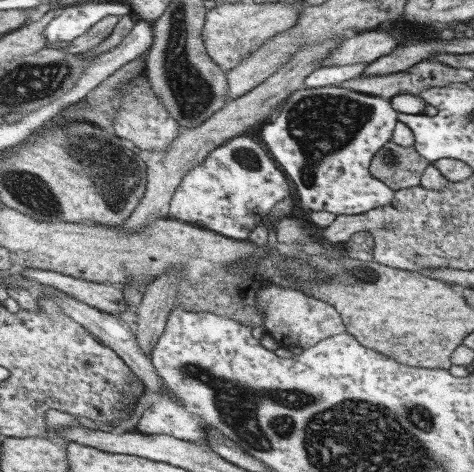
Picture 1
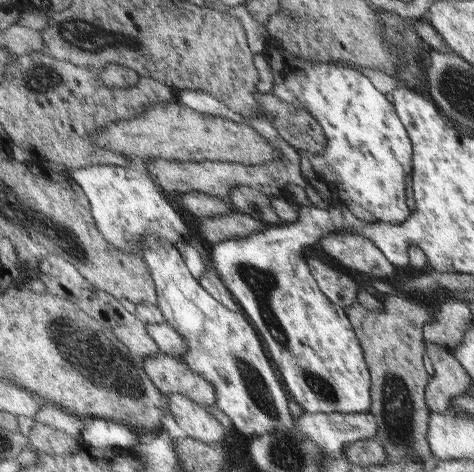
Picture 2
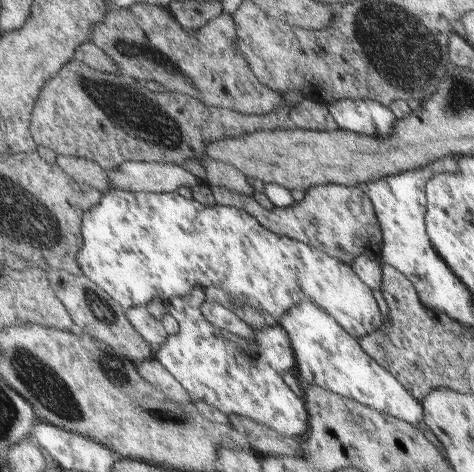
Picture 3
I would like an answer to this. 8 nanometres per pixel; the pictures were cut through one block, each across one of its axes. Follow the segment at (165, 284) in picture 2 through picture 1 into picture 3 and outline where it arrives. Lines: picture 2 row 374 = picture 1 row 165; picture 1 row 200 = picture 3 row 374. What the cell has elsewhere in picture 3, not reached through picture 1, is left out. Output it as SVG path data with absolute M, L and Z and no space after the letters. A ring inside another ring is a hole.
M197 286L187 298L175 298L167 302L167 314L175 320L175 334L167 336L153 358L189 392L193 400L203 400L215 406L225 416L251 418L261 426L269 426L285 438L299 438L303 426L309 428L309 414L305 414L303 402L285 386L281 372L293 368L291 338L285 328L255 330L255 342L249 344L239 336L215 328L199 312L199 306L207 300L203 286Z

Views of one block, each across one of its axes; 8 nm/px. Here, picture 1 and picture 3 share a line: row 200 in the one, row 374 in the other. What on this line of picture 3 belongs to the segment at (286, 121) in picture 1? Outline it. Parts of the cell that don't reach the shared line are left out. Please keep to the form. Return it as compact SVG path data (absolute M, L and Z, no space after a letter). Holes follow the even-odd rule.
M303 302L293 306L287 316L277 320L279 328L285 328L285 332L291 338L291 348L295 350L295 364L297 374L307 382L321 388L327 388L339 396L353 398L369 408L375 408L379 412L391 414L399 420L405 420L409 424L417 424L423 420L423 406L421 402L403 388L403 384L389 374L383 366L379 366L355 340L351 334L347 334L341 324L327 314L323 308L315 306L313 302Z

